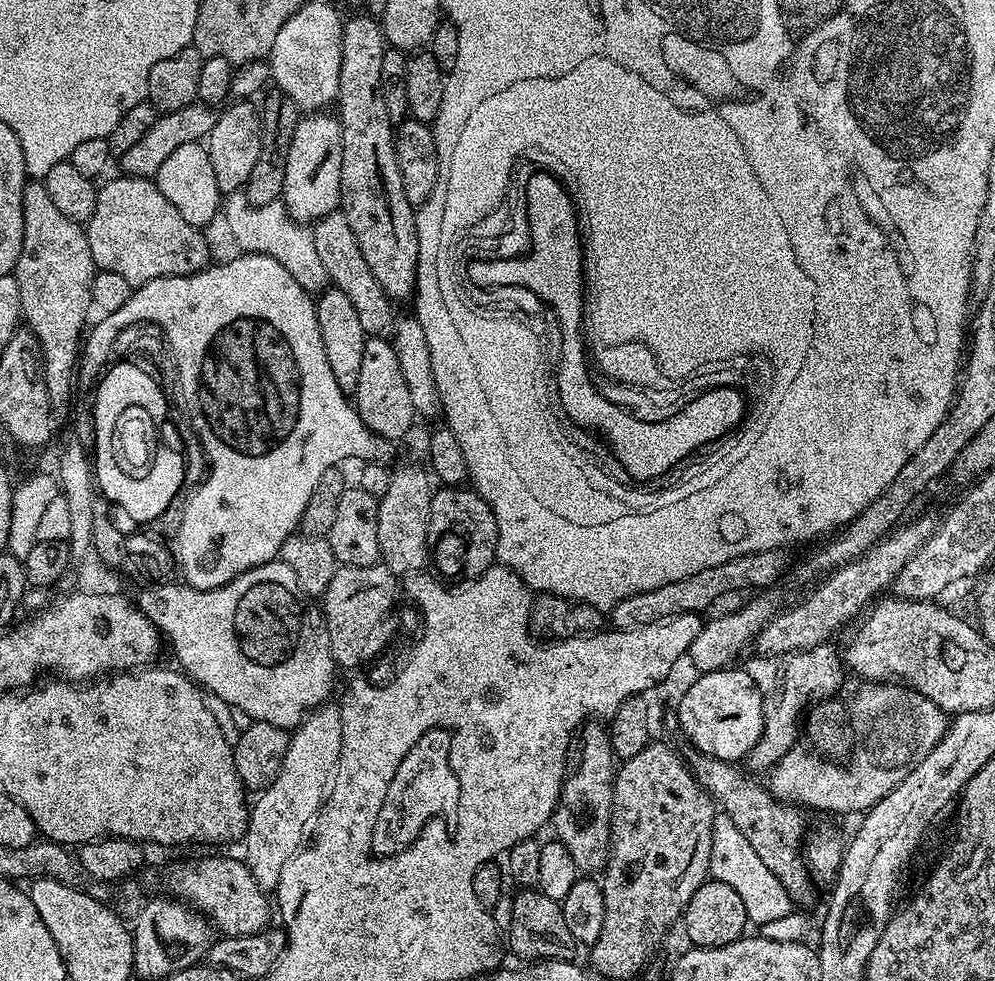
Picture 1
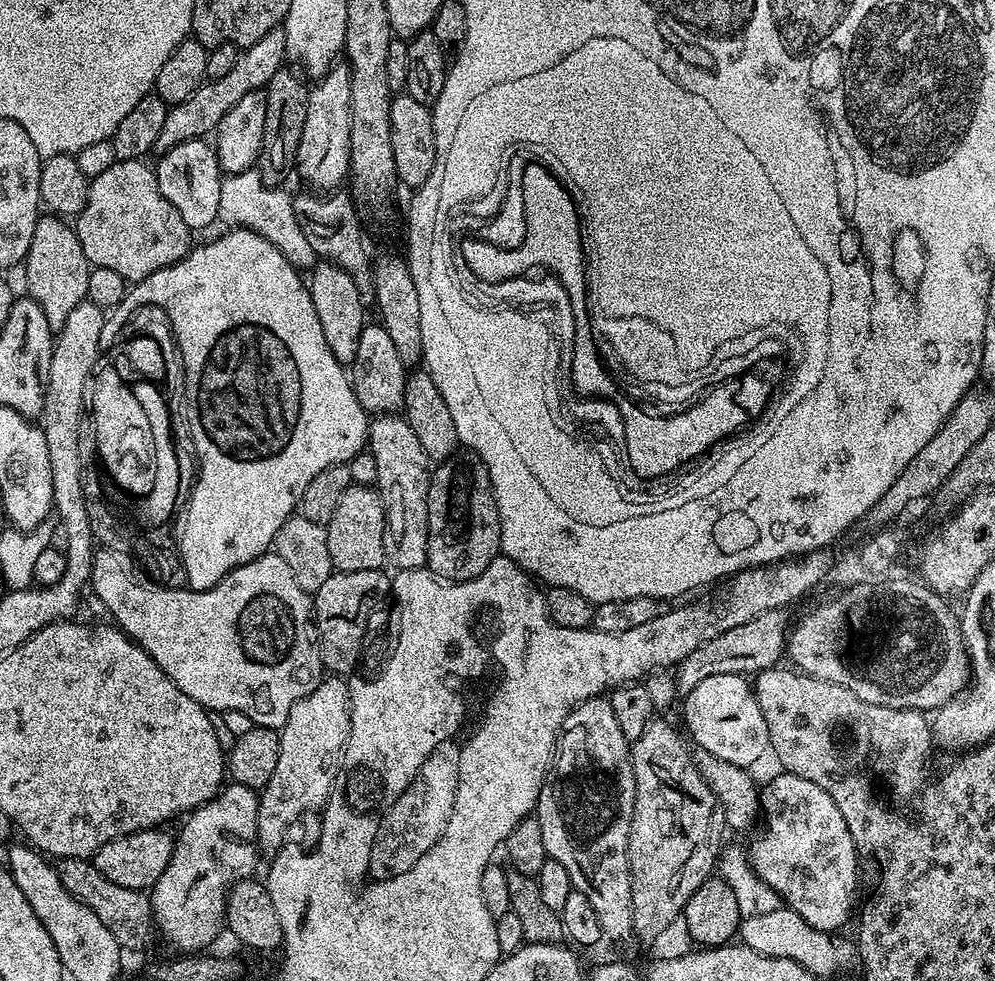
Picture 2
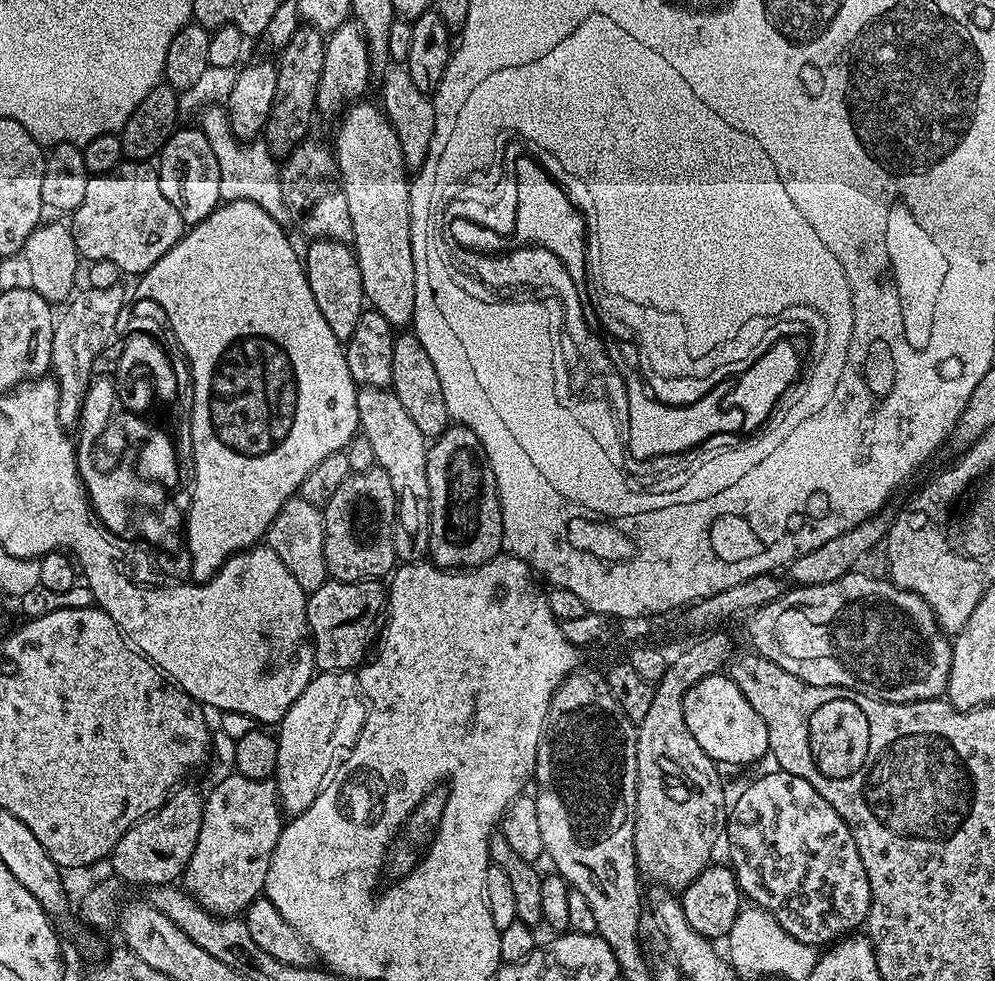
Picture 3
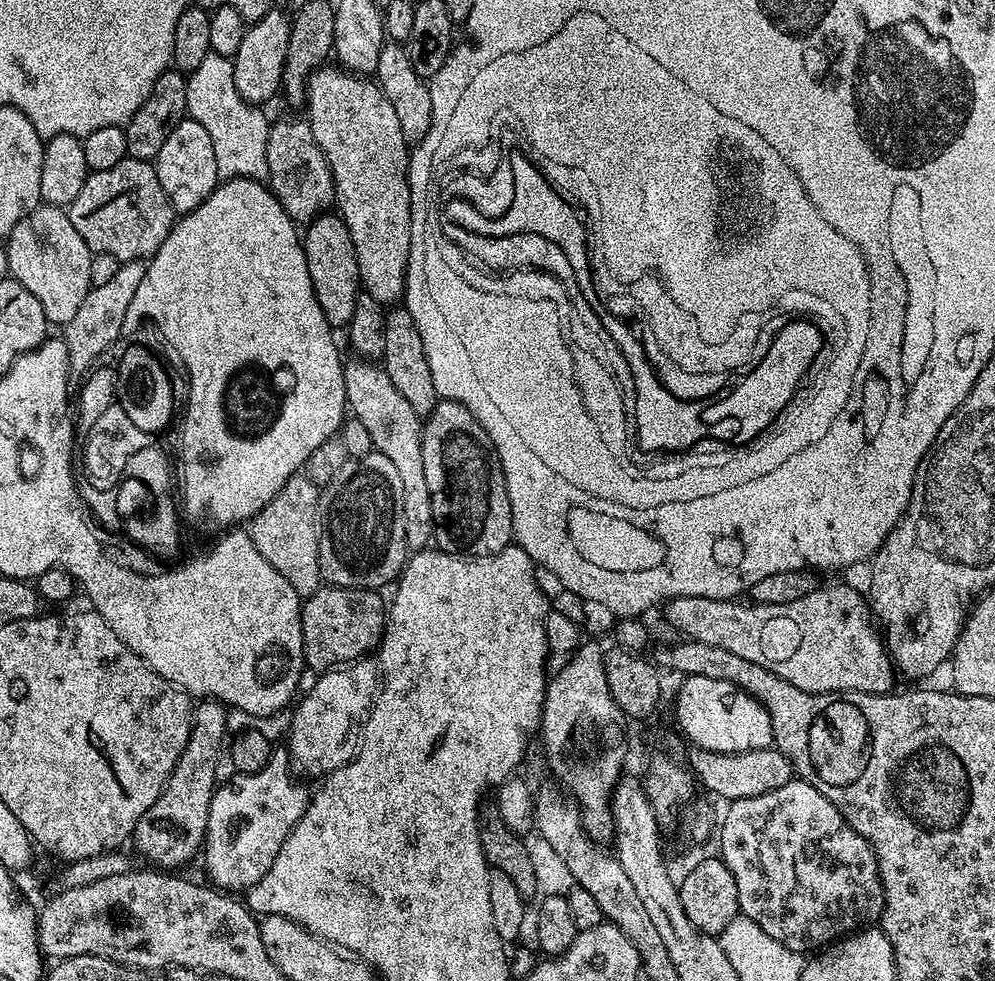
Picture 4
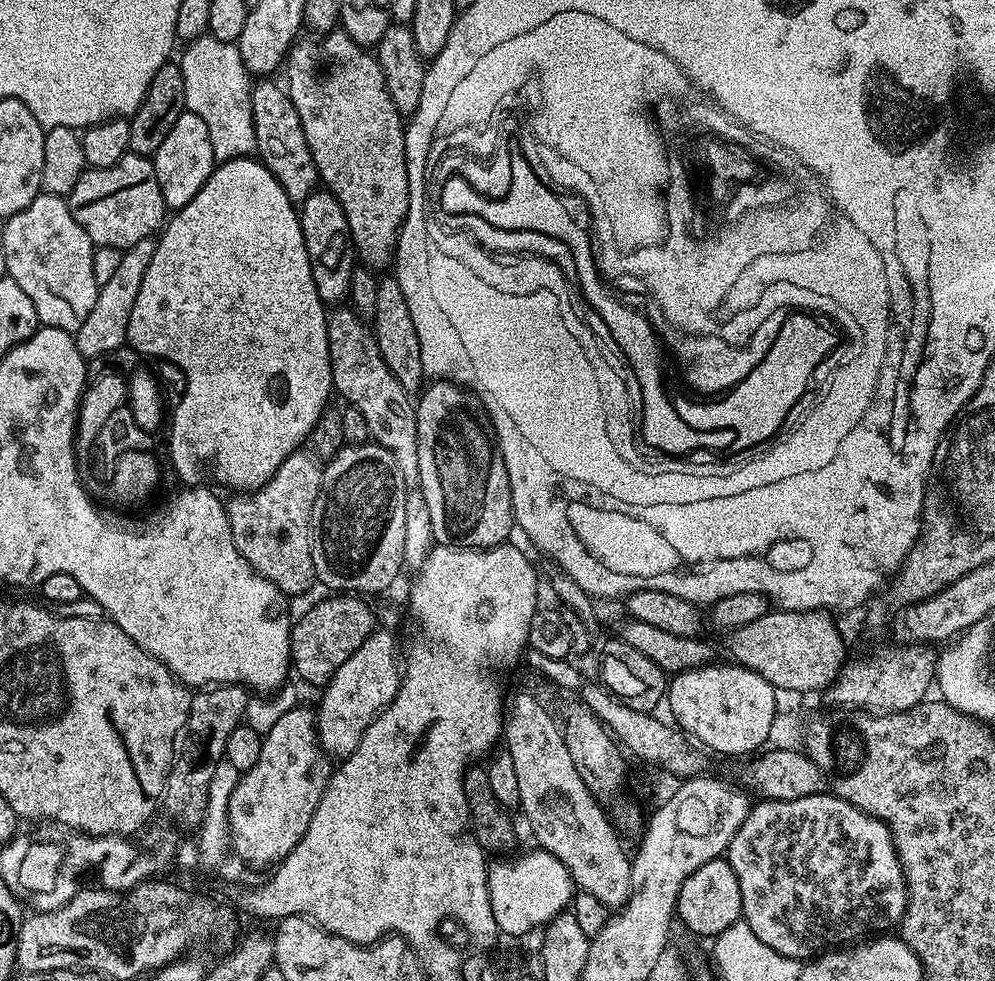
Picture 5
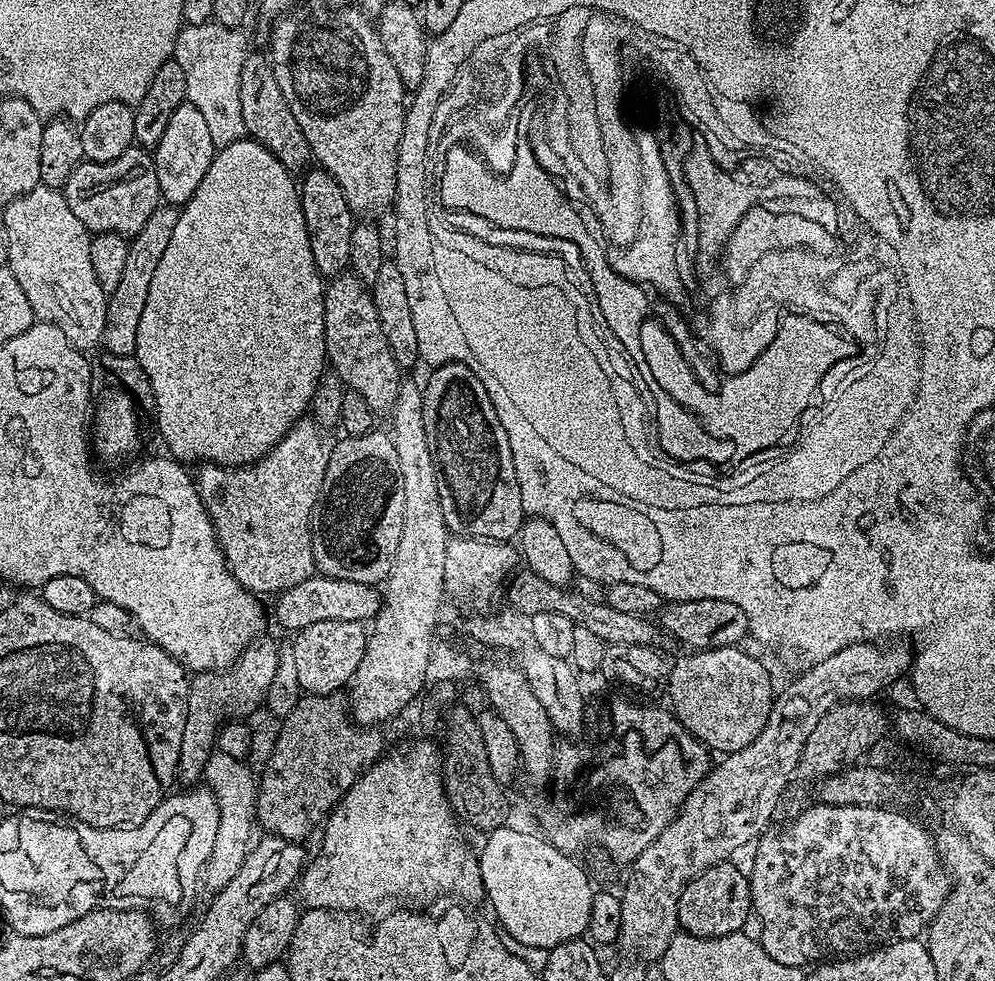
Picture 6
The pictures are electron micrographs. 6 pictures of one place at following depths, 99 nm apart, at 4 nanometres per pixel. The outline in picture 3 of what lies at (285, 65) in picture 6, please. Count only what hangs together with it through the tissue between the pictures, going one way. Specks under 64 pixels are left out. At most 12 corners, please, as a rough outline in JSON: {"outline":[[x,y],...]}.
{"outline":[[379,103],[339,117],[364,299],[414,318],[410,172]]}

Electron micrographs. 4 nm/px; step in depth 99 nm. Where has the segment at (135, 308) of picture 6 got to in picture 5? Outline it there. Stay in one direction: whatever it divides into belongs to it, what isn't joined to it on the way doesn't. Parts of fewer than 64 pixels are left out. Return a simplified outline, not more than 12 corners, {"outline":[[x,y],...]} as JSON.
{"outline":[[152,238],[123,249],[74,333],[86,358],[125,347]]}

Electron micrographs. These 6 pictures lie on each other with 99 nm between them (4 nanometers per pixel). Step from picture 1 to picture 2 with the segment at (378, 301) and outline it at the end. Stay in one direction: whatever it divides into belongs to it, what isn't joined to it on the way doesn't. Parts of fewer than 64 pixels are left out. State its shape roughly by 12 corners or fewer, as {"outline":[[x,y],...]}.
{"outline":[[351,195],[292,196],[320,260],[342,266],[371,301],[361,213]]}

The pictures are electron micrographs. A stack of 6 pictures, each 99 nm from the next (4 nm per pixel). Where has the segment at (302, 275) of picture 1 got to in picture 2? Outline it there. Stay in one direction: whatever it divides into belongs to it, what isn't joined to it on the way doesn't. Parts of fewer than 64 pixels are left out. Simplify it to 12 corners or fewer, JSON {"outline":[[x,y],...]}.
{"outline":[[257,169],[221,179],[217,219],[298,270],[318,260],[292,196]]}

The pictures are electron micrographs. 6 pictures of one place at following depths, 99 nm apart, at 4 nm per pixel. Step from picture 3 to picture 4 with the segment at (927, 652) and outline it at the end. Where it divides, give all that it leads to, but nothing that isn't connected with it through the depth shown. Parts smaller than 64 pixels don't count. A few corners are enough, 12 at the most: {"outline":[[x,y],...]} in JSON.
{"outline":[[865,593],[679,596],[681,637],[807,692],[893,691]]}

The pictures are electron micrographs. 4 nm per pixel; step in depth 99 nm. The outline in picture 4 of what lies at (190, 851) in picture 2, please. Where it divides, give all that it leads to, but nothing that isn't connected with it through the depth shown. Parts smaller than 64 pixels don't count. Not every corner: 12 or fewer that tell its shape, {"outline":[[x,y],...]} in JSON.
{"outline":[[287,747],[210,802],[202,849],[217,889],[253,888],[310,788]]}

